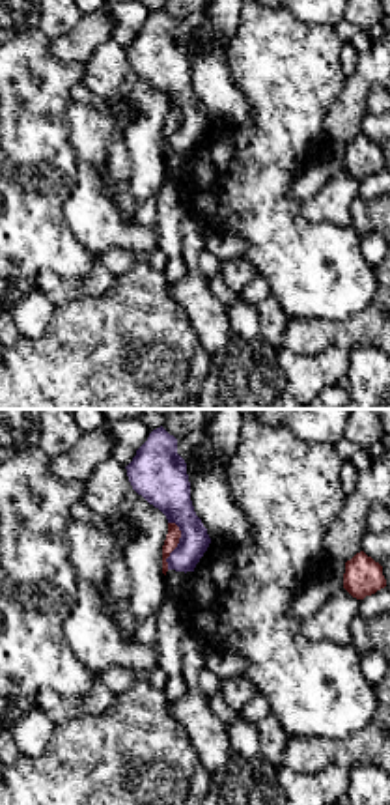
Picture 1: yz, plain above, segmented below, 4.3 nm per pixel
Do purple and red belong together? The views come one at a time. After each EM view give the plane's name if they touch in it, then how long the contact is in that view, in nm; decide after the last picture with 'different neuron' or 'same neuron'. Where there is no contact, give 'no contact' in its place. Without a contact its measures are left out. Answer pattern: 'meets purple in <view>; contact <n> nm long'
meets purple in yz; contact 220 nm long

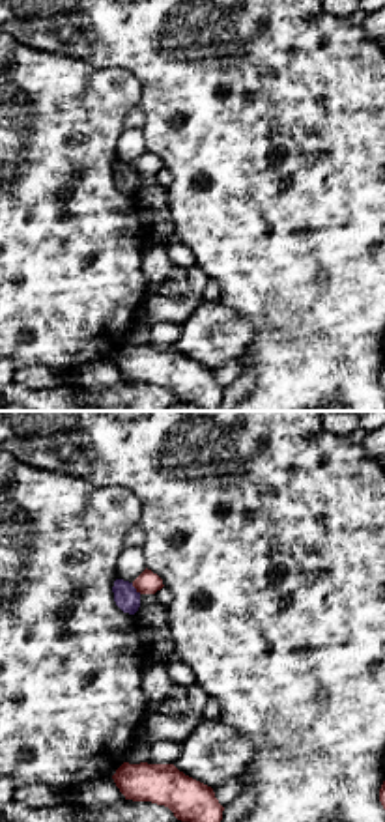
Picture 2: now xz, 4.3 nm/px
meets purple in xz; contact 60 nm long

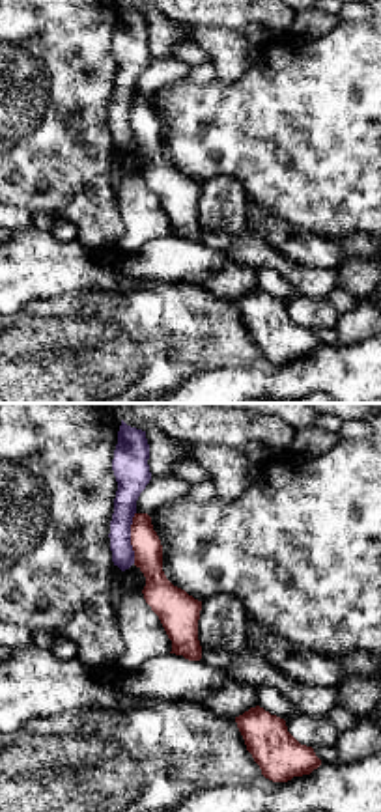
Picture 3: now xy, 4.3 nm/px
meets purple in xy; contact 220 nm long

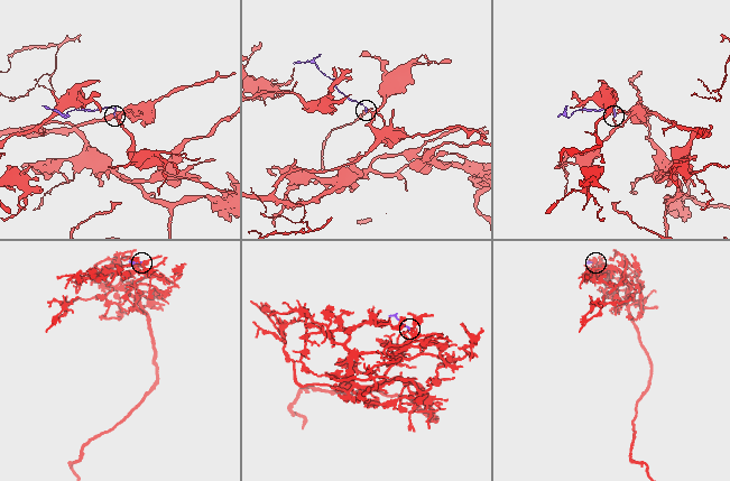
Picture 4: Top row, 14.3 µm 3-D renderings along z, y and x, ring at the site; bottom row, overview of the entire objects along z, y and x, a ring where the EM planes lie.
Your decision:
different neuron

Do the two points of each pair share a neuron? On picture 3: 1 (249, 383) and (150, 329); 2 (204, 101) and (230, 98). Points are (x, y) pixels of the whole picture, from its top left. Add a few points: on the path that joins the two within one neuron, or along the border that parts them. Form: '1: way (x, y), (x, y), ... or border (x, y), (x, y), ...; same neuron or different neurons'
1: border (262, 357), (245, 364), (200, 370), (180, 383); different neurons
2: way (210, 101), (225, 101); same neuron

